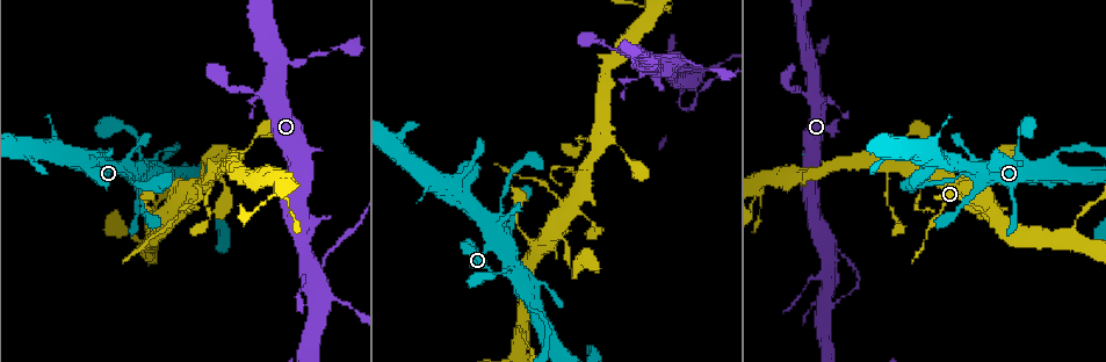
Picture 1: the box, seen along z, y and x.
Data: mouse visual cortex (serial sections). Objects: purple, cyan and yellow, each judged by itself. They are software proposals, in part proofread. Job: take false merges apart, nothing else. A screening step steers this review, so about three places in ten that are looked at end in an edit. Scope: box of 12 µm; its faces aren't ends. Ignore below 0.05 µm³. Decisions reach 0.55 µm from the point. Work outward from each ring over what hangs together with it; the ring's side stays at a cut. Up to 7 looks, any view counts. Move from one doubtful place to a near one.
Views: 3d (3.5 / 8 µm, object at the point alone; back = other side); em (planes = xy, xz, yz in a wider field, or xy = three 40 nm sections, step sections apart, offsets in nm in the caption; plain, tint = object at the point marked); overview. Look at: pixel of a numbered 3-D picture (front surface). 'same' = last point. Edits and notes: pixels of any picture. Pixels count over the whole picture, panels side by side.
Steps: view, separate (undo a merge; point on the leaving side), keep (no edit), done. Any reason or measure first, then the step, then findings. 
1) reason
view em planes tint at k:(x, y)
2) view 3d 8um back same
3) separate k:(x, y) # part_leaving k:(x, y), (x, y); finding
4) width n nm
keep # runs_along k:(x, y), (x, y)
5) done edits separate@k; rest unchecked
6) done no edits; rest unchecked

four-way junction
view 3d 3.5um at 1:(511, 268)

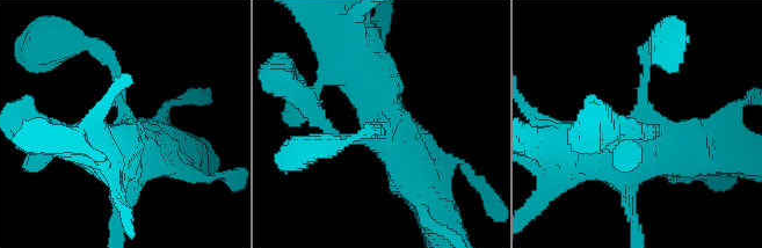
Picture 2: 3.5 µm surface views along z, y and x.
arms 4; arm_widths 150, 150, 450, 600 nm; now the EM
view em xy step 1 tint at 2:(643, 122)

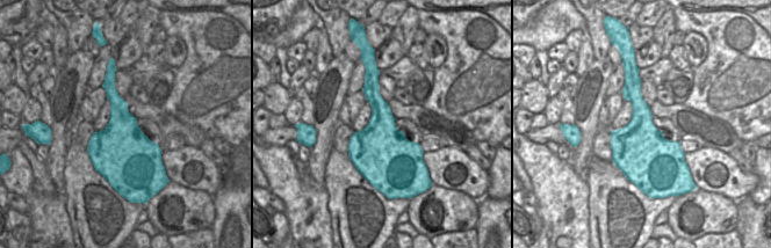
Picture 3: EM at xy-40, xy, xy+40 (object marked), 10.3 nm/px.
keep # runs_along 2:(343, 60), (375, 89), (418, 188); all the same cell

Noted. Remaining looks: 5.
sudden change in width
view em planes tint at 1:(945, 206)

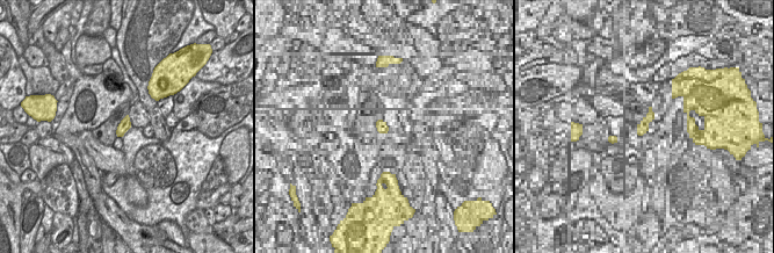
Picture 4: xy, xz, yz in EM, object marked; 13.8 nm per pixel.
view 3d 3.5um same

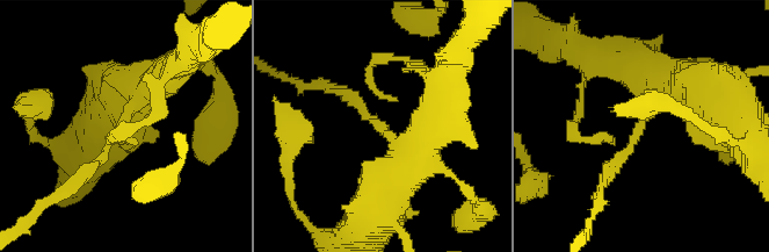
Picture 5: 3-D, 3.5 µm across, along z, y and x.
width 160 nm
separate 5:(636, 134) # part_leaving 5:(392, 139), (349, 95), (335, 90); a second cell is stuck on

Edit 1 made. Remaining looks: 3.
sudden change in width
view 3d 8um at 1:(828, 303)

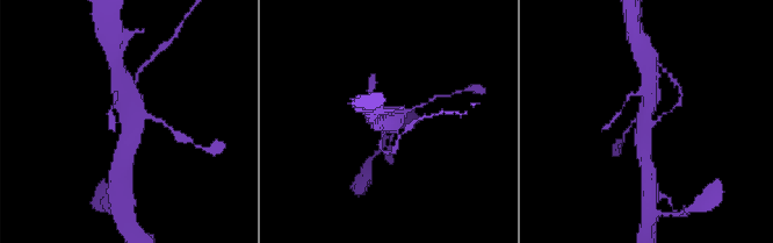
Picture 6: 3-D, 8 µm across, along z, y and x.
view 3d 3.5um at 6:(127, 118)

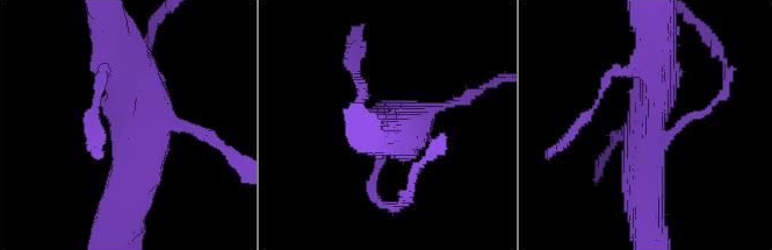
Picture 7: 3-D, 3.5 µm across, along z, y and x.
arms 4; arm_widths 150, 150, 600, 600 nm; now the EM
view em xy step 1 tint at 7:(132, 131)

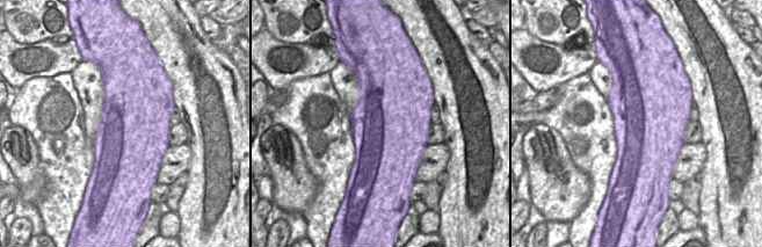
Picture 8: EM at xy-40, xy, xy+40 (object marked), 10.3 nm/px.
separate 7:(373, 181) # part_leaving 7:(380, 161), (373, 197), (390, 208), (402, 199); two cells meet here

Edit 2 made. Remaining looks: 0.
done edits separate@5, separate@7; rest unchecked

